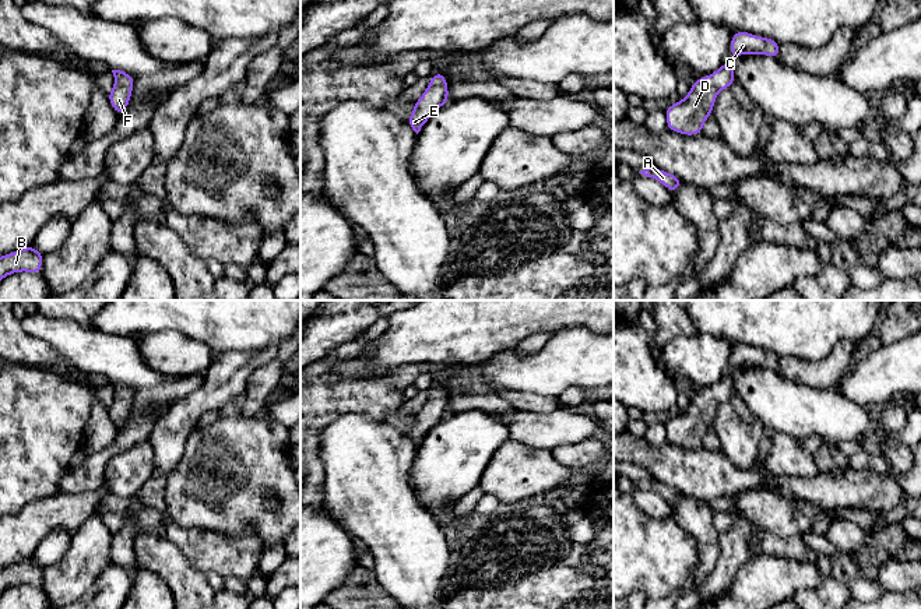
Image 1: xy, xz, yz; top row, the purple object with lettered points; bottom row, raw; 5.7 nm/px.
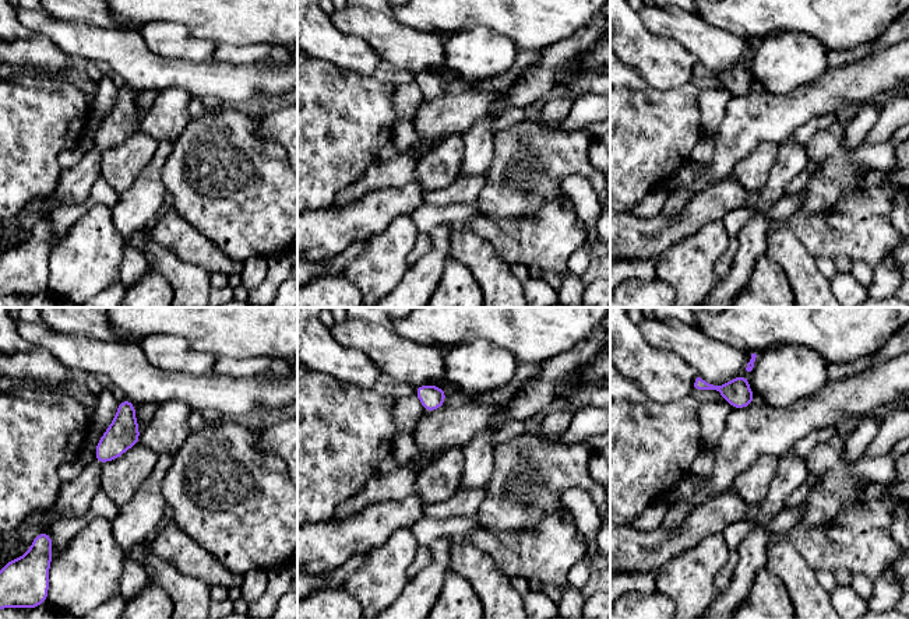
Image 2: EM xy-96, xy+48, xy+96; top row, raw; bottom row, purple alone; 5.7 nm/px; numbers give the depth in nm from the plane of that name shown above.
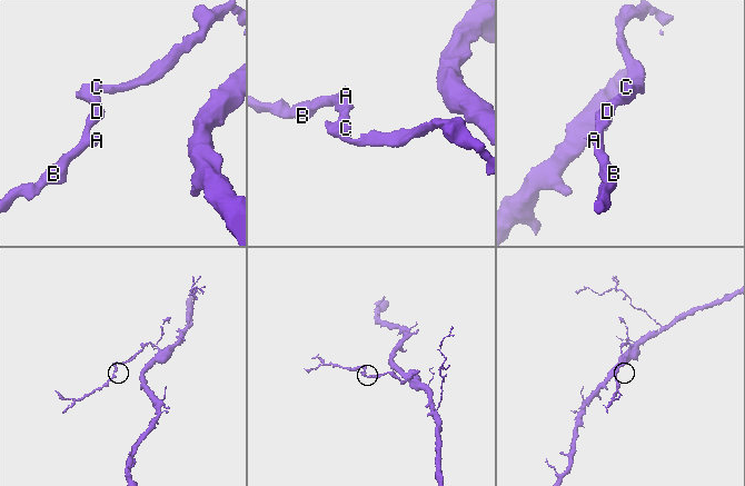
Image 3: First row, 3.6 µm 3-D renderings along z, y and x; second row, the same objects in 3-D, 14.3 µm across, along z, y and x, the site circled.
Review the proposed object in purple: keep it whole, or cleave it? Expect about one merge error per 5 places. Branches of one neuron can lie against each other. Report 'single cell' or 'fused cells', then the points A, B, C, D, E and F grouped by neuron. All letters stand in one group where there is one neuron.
single cell | A B C D E F

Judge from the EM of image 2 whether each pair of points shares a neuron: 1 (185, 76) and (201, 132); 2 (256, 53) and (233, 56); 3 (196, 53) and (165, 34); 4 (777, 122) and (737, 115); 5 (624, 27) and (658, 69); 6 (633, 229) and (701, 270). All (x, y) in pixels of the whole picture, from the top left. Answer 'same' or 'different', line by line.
1: different
2: same
3: same
4: same
5: same
6: different

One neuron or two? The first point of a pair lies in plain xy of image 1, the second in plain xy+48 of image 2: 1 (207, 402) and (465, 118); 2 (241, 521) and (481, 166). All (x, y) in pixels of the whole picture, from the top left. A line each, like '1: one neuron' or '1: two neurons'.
1: two neurons
2: two neurons

